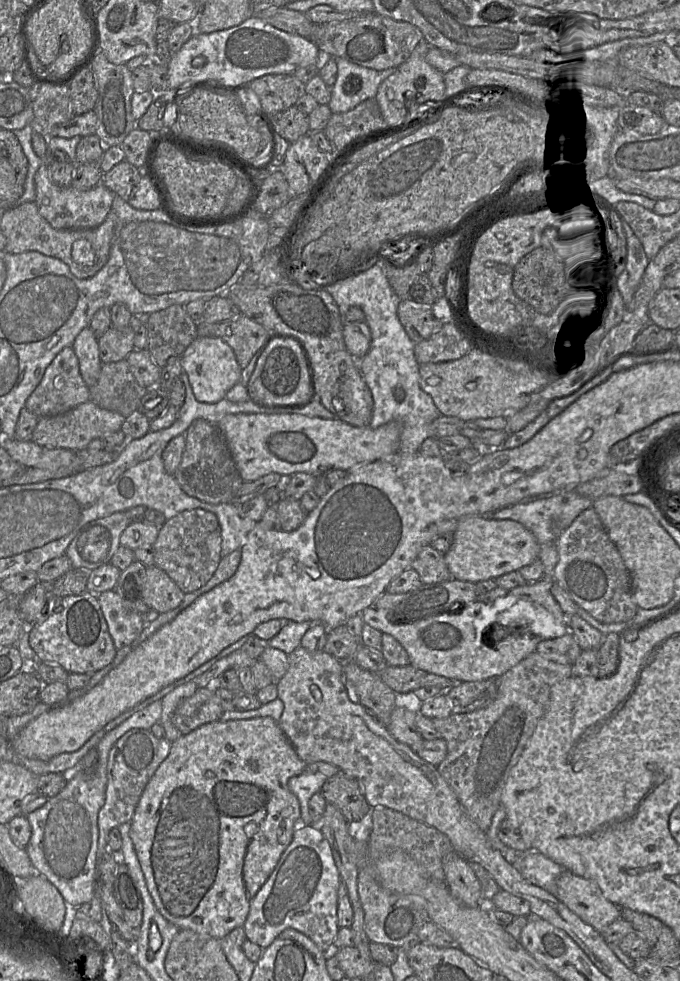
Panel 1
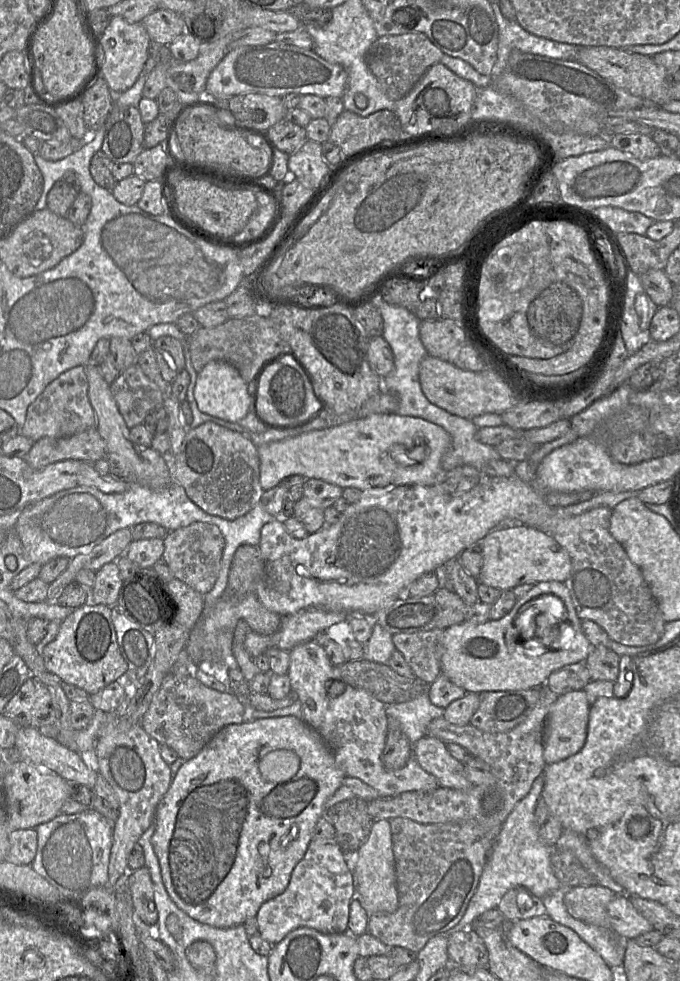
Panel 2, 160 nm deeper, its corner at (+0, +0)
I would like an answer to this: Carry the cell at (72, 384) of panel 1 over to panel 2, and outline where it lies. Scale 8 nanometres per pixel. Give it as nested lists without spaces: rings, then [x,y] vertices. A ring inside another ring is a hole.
[[[75,366],[50,382],[28,406],[26,420],[20,433],[33,442],[44,438],[66,438],[96,428],[96,417],[88,397],[85,366]]]

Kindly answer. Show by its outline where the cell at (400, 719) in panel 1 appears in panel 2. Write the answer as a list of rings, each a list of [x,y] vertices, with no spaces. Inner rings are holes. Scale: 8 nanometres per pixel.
[[[425,735],[412,744],[412,754],[425,771],[436,777],[439,786],[462,790],[472,786],[464,773],[463,763],[450,754],[446,744],[440,739]]]

